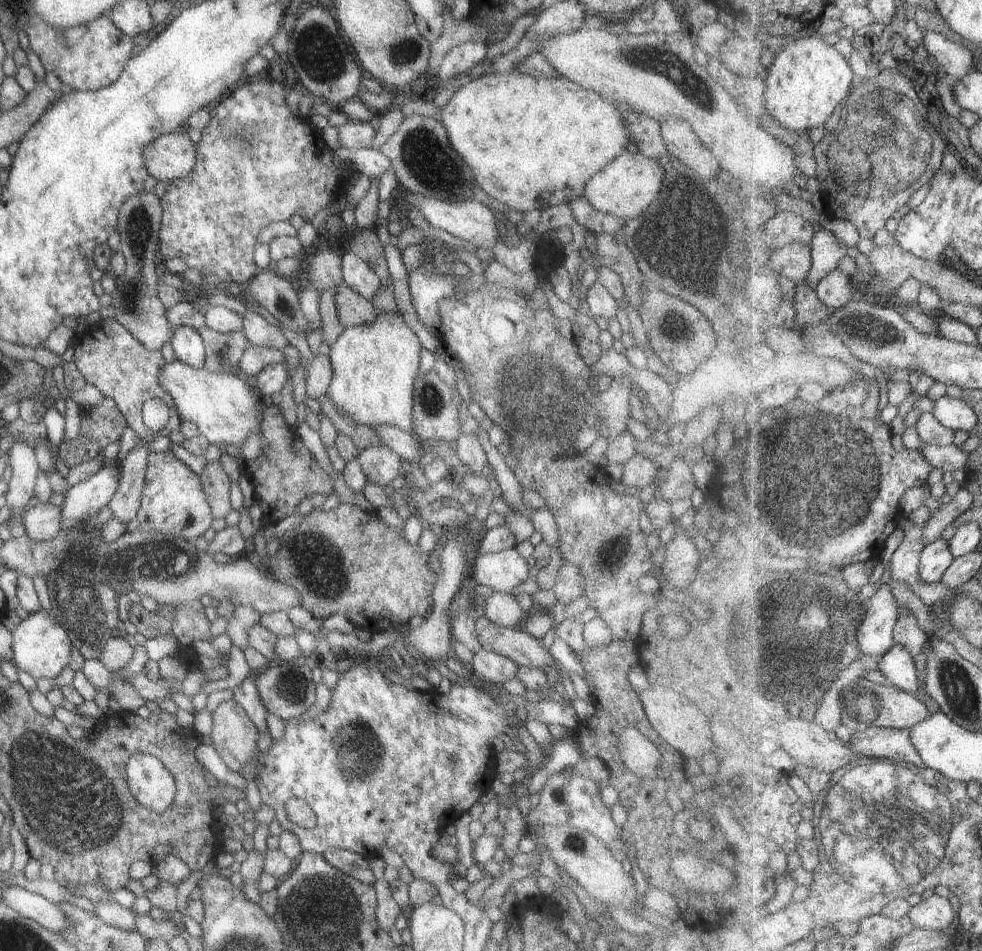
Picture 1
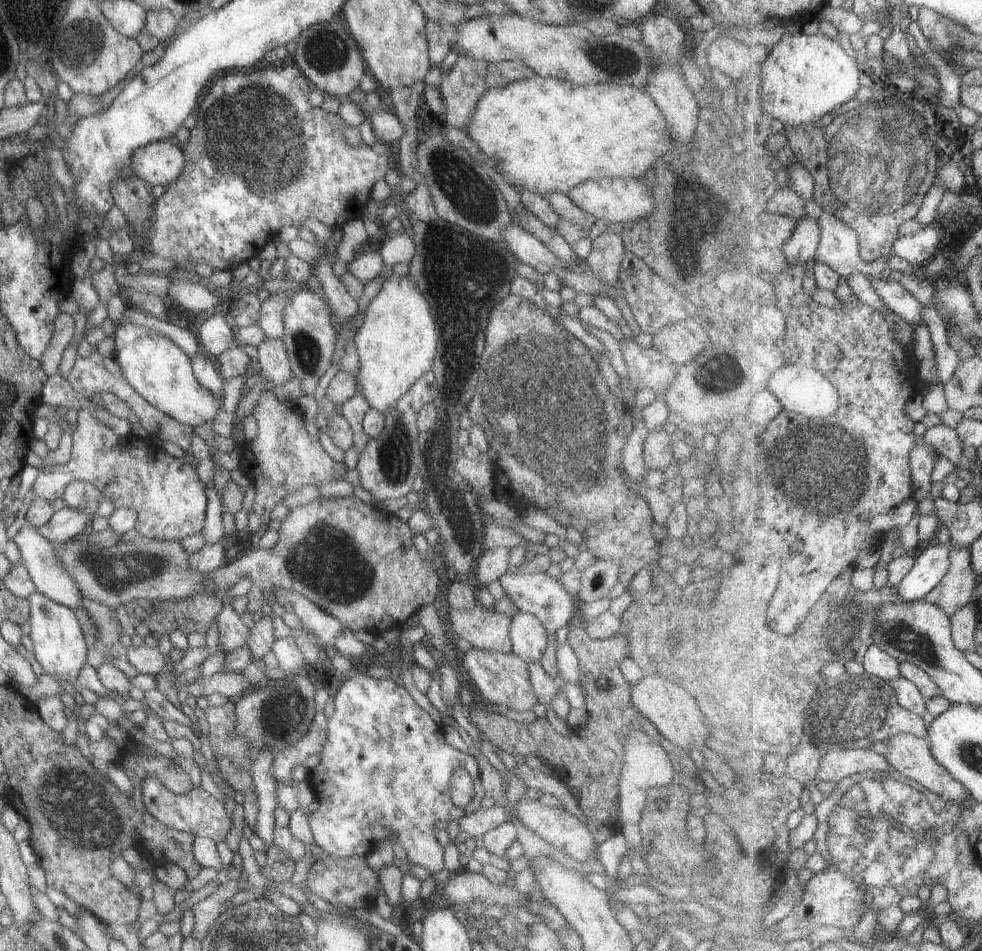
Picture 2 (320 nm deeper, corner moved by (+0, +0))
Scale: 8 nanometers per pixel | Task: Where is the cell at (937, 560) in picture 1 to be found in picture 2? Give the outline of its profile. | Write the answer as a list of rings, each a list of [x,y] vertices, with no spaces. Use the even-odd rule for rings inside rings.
[[[931,541],[916,558],[915,566],[899,585],[898,594],[905,601],[921,601],[945,576],[950,567],[949,545]]]

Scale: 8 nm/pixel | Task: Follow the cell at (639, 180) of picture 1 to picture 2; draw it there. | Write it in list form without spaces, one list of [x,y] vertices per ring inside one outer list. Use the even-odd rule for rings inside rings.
[[[607,177],[584,180],[572,186],[566,192],[566,195],[577,208],[590,214],[594,219],[604,221],[606,224],[626,223],[627,221],[637,220],[637,218],[643,218],[653,208],[651,192],[645,188],[644,179]]]

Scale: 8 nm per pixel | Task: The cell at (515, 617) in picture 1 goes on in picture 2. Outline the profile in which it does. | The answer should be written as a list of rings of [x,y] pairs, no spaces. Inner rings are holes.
[[[519,610],[510,618],[508,637],[510,652],[521,657],[527,664],[539,662],[548,643],[546,630],[539,619]]]

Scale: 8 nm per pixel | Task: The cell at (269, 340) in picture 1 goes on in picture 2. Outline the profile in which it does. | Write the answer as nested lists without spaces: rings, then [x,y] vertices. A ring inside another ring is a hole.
[[[279,289],[260,304],[256,325],[264,336],[270,339],[280,339],[283,334],[282,310],[295,290],[282,291]]]

